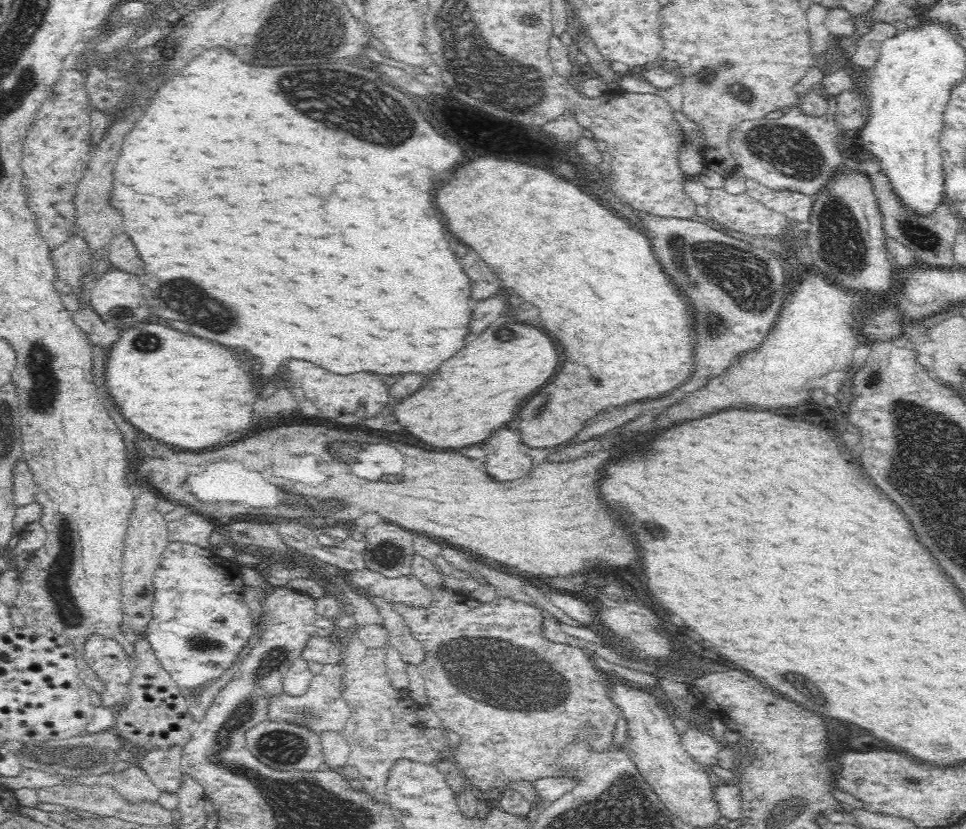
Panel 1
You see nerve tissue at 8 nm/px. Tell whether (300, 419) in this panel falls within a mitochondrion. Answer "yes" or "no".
no

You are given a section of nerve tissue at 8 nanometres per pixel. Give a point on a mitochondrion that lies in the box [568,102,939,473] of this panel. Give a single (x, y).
(747, 279)

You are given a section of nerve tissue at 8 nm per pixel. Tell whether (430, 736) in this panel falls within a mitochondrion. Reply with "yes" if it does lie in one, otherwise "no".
no

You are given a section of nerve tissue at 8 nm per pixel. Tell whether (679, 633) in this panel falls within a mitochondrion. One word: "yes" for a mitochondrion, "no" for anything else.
no

